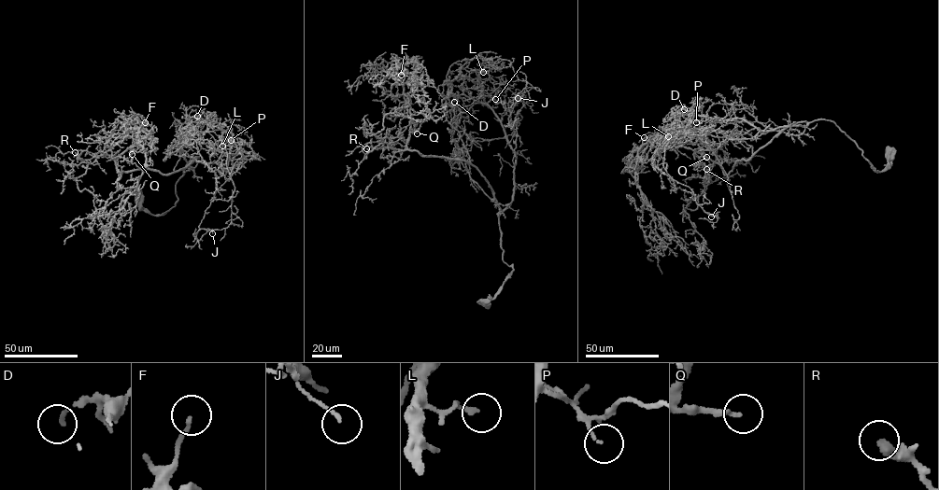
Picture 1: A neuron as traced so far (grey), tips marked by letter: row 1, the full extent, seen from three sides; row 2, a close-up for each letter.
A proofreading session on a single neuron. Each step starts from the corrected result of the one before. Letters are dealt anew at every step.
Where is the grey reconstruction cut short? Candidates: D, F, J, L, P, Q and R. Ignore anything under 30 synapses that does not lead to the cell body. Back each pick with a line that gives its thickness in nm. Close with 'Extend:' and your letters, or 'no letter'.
Q: Thickness 170 nm
R: Thickness 340 nm
Extend: Q, R

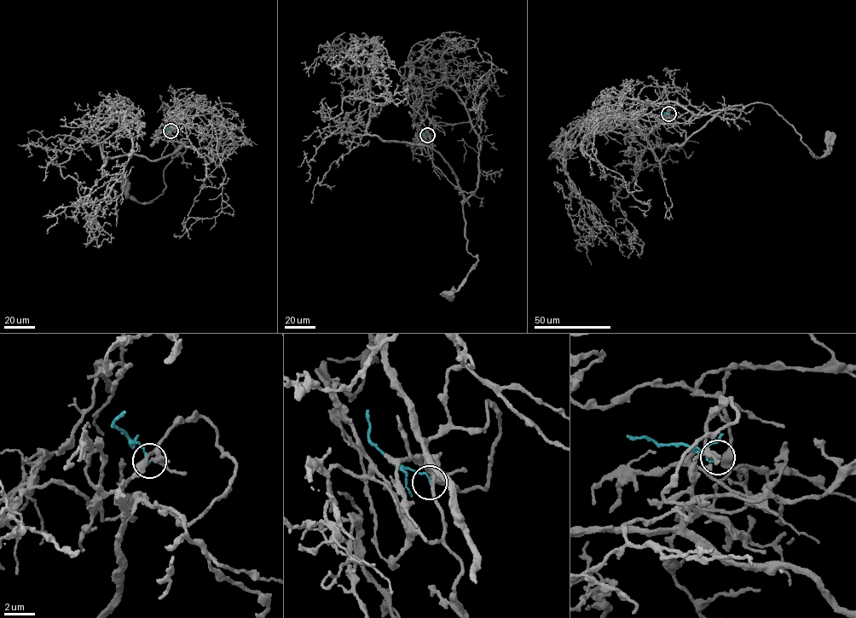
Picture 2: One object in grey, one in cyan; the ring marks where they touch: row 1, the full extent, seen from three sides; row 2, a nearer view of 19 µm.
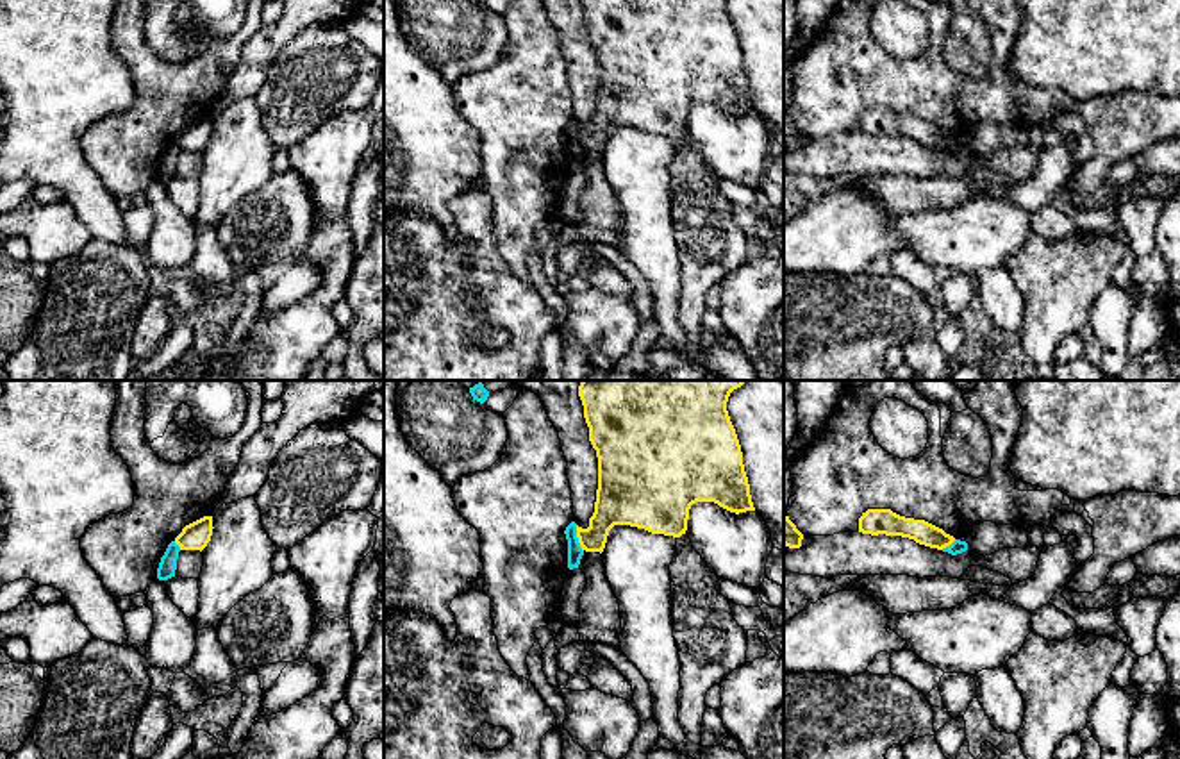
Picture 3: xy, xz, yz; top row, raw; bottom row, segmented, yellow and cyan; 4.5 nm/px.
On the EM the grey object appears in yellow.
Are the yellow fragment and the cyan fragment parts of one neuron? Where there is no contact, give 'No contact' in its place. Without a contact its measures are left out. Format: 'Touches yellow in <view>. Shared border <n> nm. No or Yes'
Touches yellow in xz. Shared border 120 nm. No

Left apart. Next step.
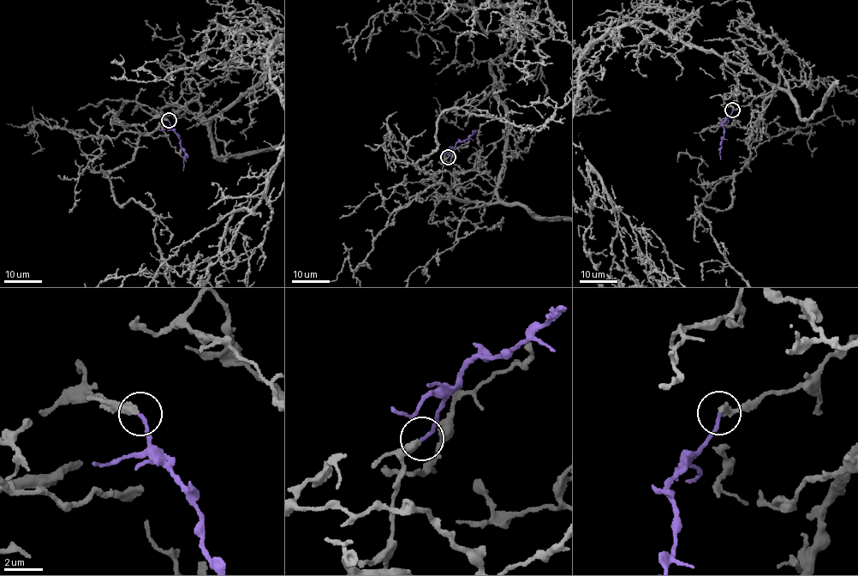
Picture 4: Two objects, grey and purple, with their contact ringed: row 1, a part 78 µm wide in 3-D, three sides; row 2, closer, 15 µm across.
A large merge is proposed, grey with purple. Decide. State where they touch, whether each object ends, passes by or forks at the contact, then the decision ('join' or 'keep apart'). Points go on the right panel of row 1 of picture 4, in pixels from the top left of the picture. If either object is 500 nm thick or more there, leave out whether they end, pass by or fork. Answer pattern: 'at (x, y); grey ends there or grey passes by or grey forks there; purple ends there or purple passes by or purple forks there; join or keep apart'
at (732, 110); grey ends there; purple ends there; join

